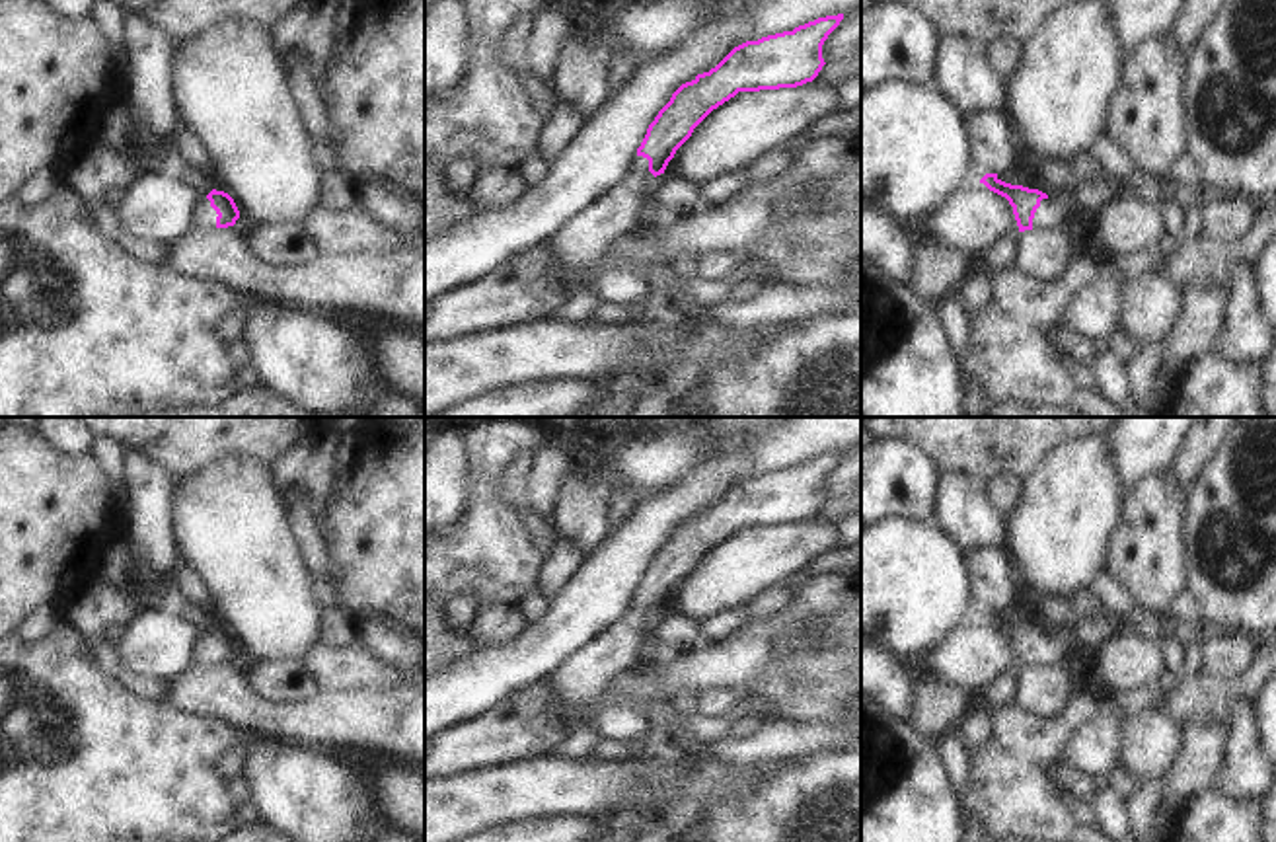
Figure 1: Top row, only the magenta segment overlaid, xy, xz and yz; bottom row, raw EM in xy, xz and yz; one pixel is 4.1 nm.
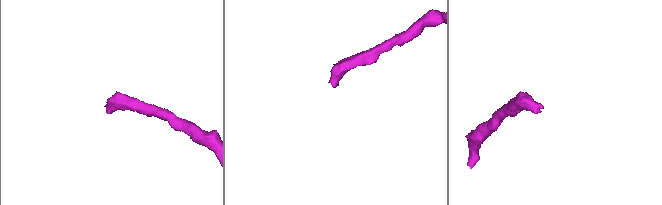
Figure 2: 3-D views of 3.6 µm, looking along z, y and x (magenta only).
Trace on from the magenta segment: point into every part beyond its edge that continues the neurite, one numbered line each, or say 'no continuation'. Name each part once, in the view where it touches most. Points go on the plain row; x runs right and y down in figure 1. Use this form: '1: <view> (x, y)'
1: yz (1052, 650)

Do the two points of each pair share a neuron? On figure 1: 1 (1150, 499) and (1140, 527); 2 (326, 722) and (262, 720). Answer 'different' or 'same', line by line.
1: same
2: same

